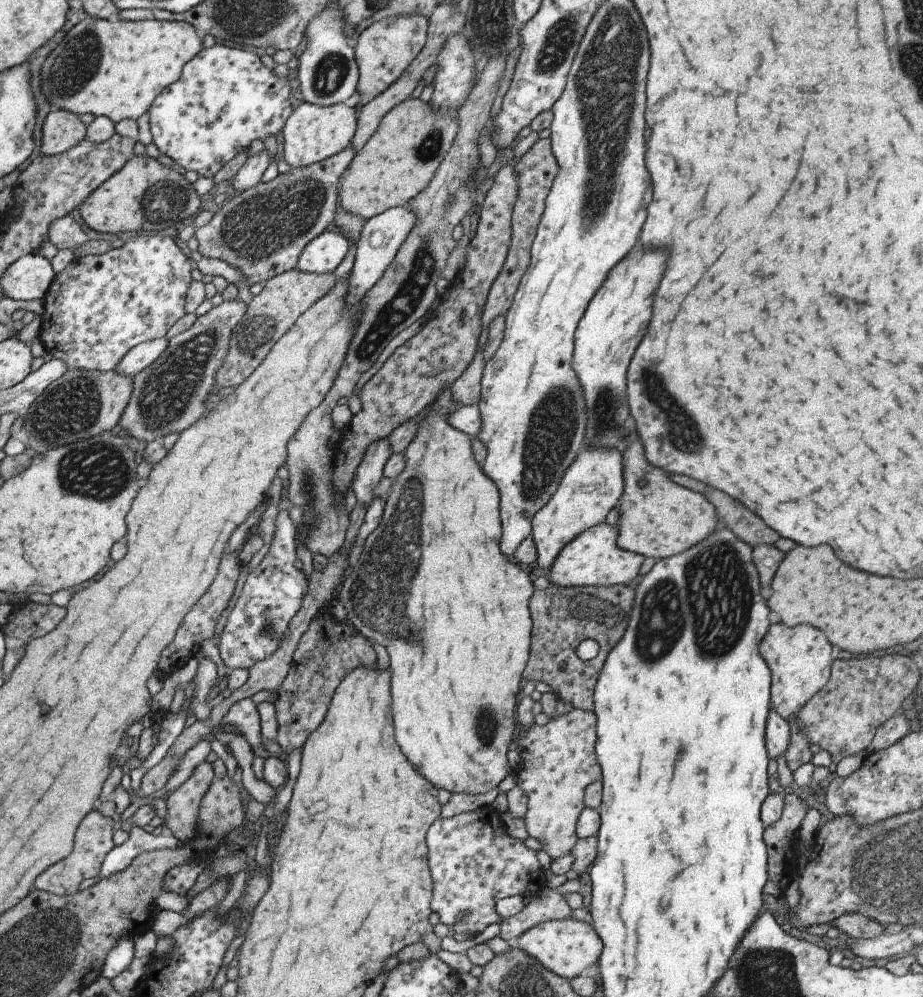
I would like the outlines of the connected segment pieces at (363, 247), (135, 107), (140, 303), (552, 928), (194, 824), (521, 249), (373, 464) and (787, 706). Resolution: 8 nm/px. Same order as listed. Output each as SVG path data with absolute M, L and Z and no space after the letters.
M407 204L388 209L366 221L356 244L355 261L351 269L347 297L345 298L348 305L360 303L366 293L382 278L384 271L394 260L400 245L406 240L410 230L413 229L415 222L416 215Z
M87 16L69 30L62 42L50 52L42 64L42 94L44 100L54 104L52 110L68 111L78 116L82 114L100 115L120 122L124 119L140 118L152 106L154 99L183 71L183 66L203 49L202 41L196 35L194 26L184 21L161 21L156 19L131 21Z
M136 236L121 248L100 255L75 257L59 274L56 274L43 298L44 313L38 337L45 350L54 359L65 362L69 368L85 371L114 371L120 359L137 344L161 339L187 312L185 304L190 288L192 264L168 237Z
M572 919L546 921L536 924L521 934L515 946L526 955L535 959L542 967L567 980L587 972L593 964L599 961L602 954L602 939L593 926Z
M200 762L192 776L168 796L163 826L180 840L188 843L198 834L198 812L200 804L214 777L212 763Z
M537 140L535 144L522 156L515 164L517 174L517 186L519 187L518 198L515 202L511 220L511 243L498 278L490 287L481 316L482 327L488 325L502 313L506 314L512 306L514 295L518 290L519 284L528 270L531 261L531 246L541 221L545 209L545 200L553 185L554 179L558 176L559 166L556 162L551 140Z
M388 437L379 438L366 447L352 483L357 501L364 505L364 509L367 509L372 499L376 498L372 490L385 474L385 466L390 455L391 444Z
M783 622L770 625L760 643L760 654L768 663L771 672L771 708L786 720L799 710L830 680L832 644L826 636L812 626L788 628Z

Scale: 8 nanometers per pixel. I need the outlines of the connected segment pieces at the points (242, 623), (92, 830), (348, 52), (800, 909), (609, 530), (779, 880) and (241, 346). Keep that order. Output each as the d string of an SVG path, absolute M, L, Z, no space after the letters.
M289 508L279 512L276 531L268 553L246 578L242 593L234 609L228 616L224 630L220 634L218 650L220 658L230 670L249 671L257 662L275 653L283 636L289 629L291 618L296 616L309 589L309 582L302 570L294 566L296 548L294 544L294 524L288 517Z
M93 809L76 830L72 852L68 854L67 858L44 870L44 873L34 880L33 888L55 896L78 893L83 880L96 878L100 874L106 856L115 848L113 832L116 830L117 824L117 818L107 818L102 816L98 810Z
M332 4L308 23L308 46L298 58L298 88L304 103L327 107L348 100L357 91L359 70L353 48L348 46L350 27L345 24L339 5Z
M850 815L832 817L821 825L811 844L811 855L804 871L800 873L798 904L789 910L789 922L796 928L810 928L818 924L830 924L845 913L866 910L868 906L852 892L852 866L856 850L866 844L878 826L858 827Z
M604 523L594 525L592 528L581 532L580 535L572 539L564 548L560 549L558 556L553 560L550 572L545 572L544 575L550 574L550 584L555 587L609 587L614 585L634 584L639 578L640 565L644 557L642 555L622 550L617 547L617 524L609 526Z
M794 793L784 794L782 816L776 822L765 827L764 842L768 851L768 882L764 885L764 893L780 898L785 894L789 884L792 884L792 880L796 880L798 874L798 833L804 815L808 811L806 804Z
M296 267L268 279L262 292L247 305L246 314L234 330L229 353L217 372L217 384L223 387L242 384L260 366L274 344L294 326L300 315L336 285L337 279L332 273L309 273Z

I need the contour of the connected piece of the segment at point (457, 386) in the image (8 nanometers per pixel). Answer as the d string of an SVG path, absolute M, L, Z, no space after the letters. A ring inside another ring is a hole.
M483 348L478 349L463 375L451 386L451 397L458 406L478 404L481 399L481 380L485 358Z

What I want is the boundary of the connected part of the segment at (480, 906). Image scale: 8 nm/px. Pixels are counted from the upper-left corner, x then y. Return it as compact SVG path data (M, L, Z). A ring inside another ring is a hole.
M492 805L482 806L472 812L459 813L450 818L439 818L426 834L428 860L430 860L433 880L431 912L436 912L439 922L449 926L453 934L480 934L490 924L501 923L504 918L496 911L496 902L516 894L533 896L546 888L545 872L538 861L535 851L506 833L506 825L501 814ZM468 912L465 921L460 922L460 914Z

